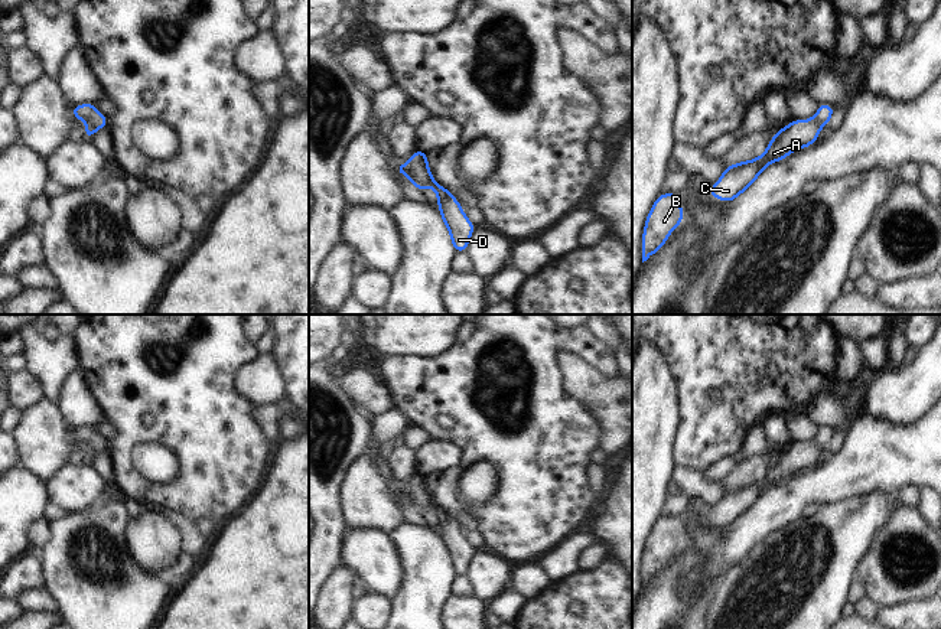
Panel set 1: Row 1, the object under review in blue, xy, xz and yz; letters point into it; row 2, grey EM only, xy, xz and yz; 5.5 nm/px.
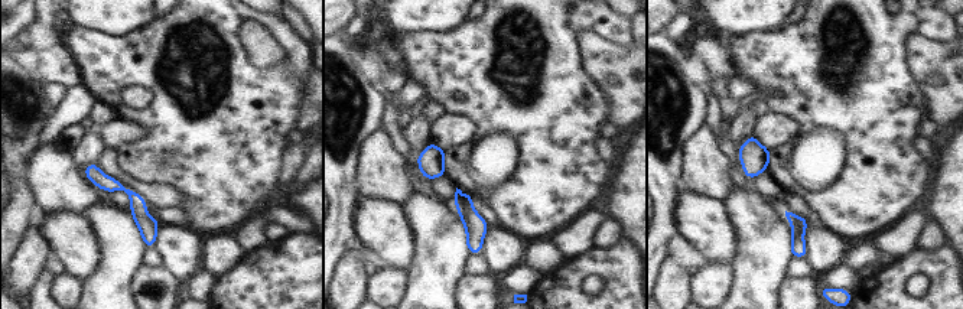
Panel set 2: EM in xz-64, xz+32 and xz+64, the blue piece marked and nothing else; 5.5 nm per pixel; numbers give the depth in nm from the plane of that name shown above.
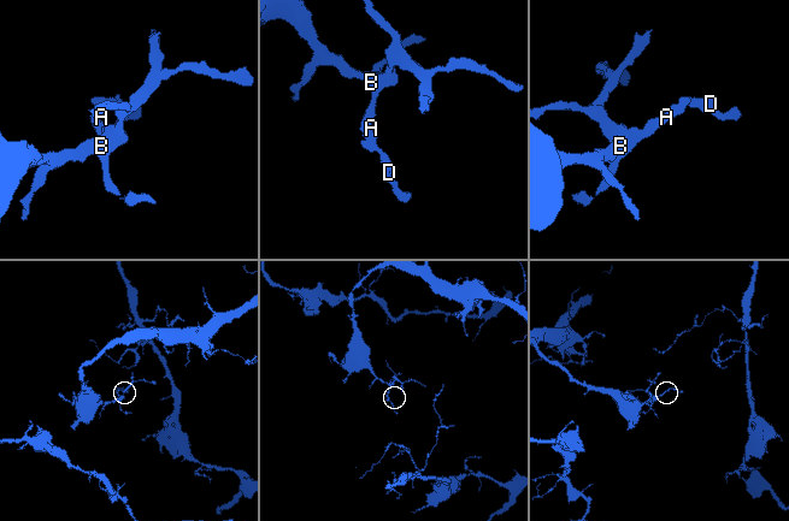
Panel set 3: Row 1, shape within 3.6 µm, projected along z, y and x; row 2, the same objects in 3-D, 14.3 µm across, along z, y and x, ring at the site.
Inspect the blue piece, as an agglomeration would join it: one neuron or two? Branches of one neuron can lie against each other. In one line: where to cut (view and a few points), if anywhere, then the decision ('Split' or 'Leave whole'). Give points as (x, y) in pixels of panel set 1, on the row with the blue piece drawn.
No split. Leave whole

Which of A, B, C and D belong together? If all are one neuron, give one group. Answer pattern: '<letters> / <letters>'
A B C D

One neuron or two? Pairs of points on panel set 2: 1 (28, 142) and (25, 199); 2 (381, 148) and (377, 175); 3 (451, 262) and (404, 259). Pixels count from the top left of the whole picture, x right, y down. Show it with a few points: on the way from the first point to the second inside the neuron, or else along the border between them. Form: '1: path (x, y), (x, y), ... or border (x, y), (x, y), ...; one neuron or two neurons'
1: path (19, 156), (19, 179), (22, 185); one neuron
2: path (380, 155), (380, 168); one neuron
3: border (413, 225), (416, 257), (409, 270); two neurons

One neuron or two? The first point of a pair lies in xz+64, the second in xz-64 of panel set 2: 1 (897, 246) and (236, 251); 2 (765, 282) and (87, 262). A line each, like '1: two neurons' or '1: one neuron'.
1: two neurons
2: two neurons

